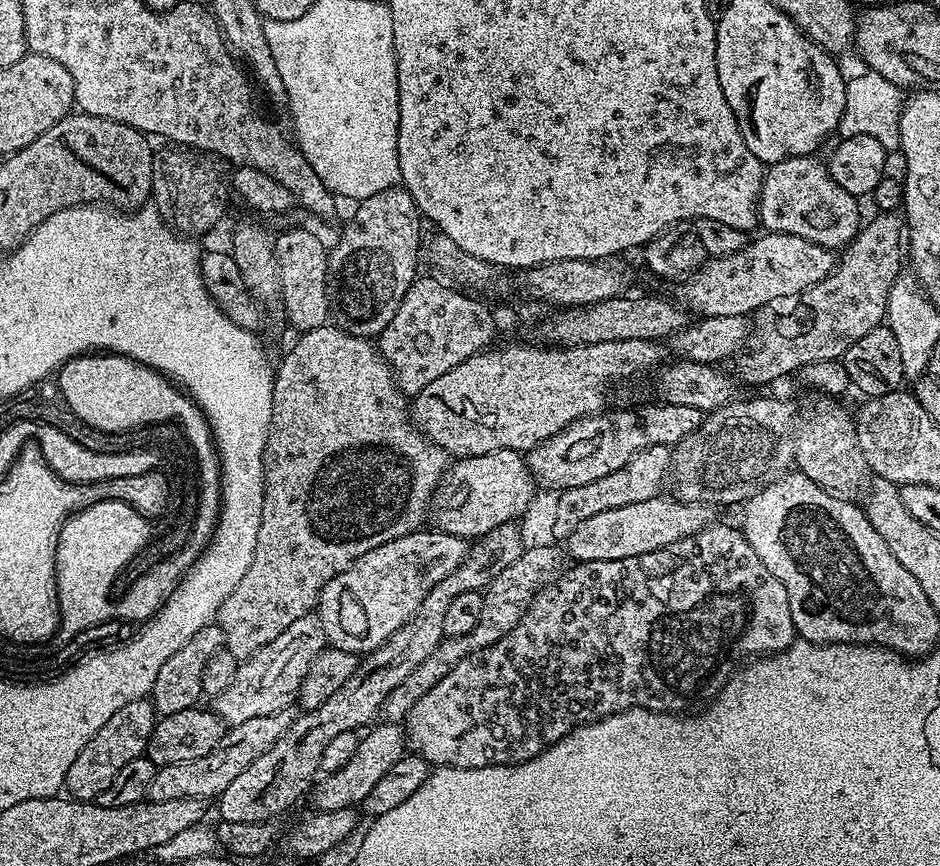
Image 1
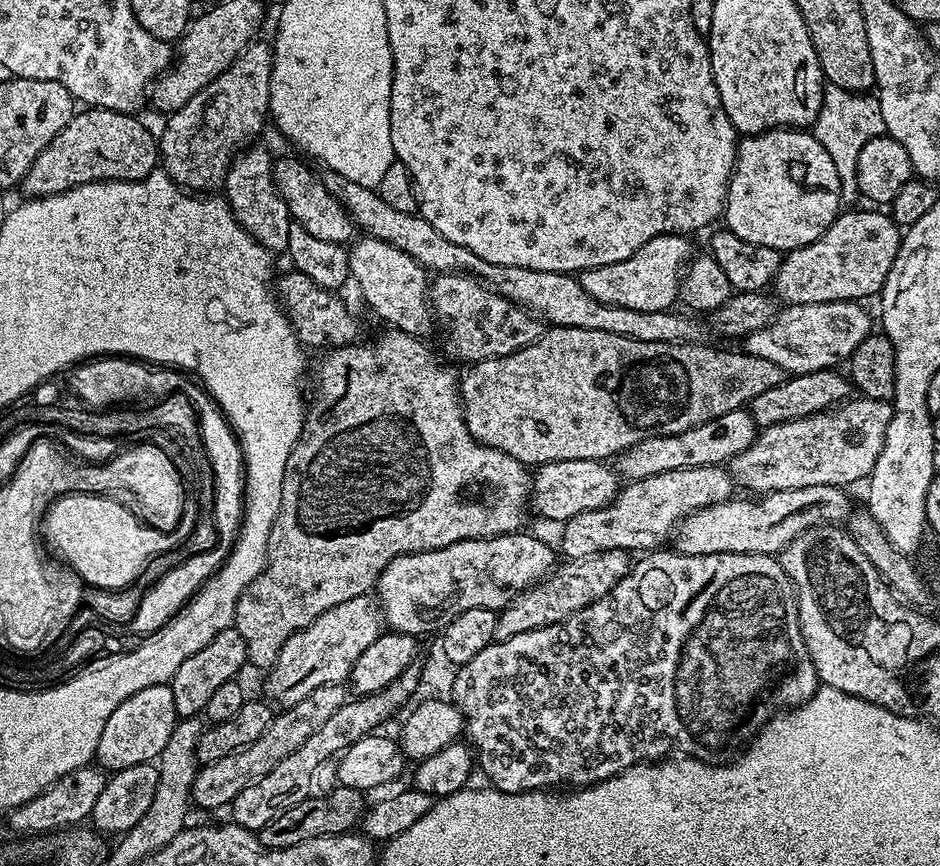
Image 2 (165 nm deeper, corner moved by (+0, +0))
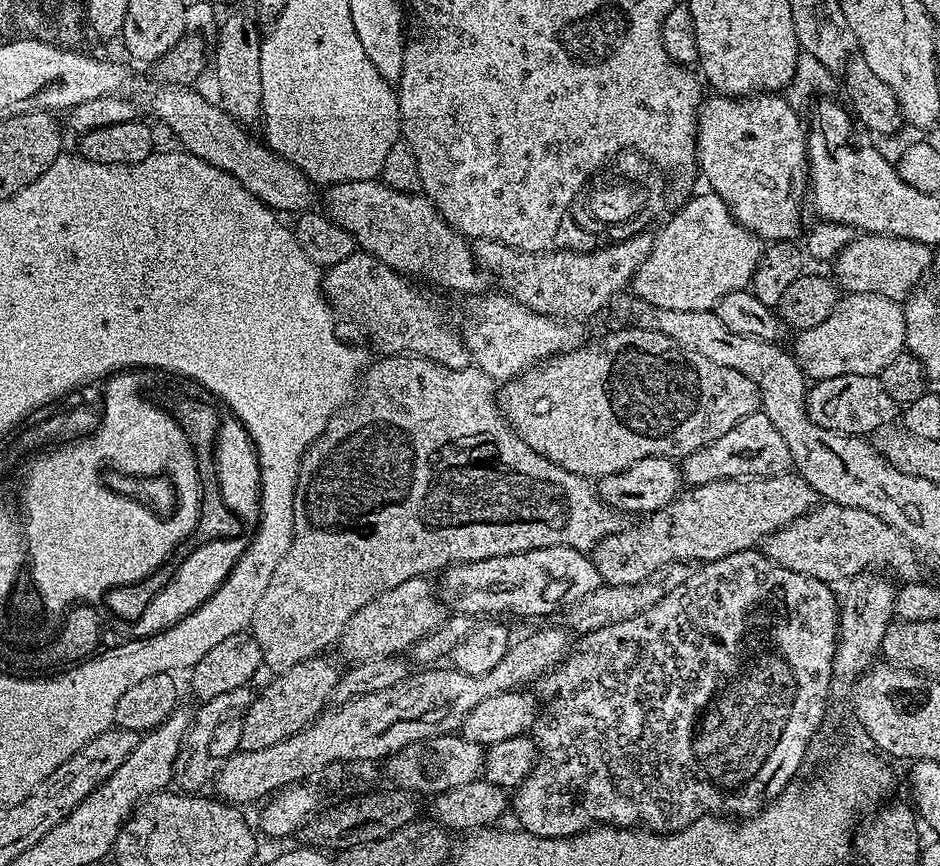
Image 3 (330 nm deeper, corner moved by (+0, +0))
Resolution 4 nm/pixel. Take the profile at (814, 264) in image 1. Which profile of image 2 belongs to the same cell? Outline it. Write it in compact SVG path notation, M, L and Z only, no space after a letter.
M841 211L823 236L787 253L775 276L775 295L781 301L784 299L785 305L839 300L864 302L867 296L875 297L884 287L890 266L894 266L902 229L887 211L872 211L876 212Z

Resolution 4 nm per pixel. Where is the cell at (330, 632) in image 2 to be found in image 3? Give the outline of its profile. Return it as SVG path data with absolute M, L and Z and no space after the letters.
M427 577L407 579L393 590L383 591L350 618L338 648L351 663L360 663L374 658L399 655L432 632L446 619L446 608L435 587Z

